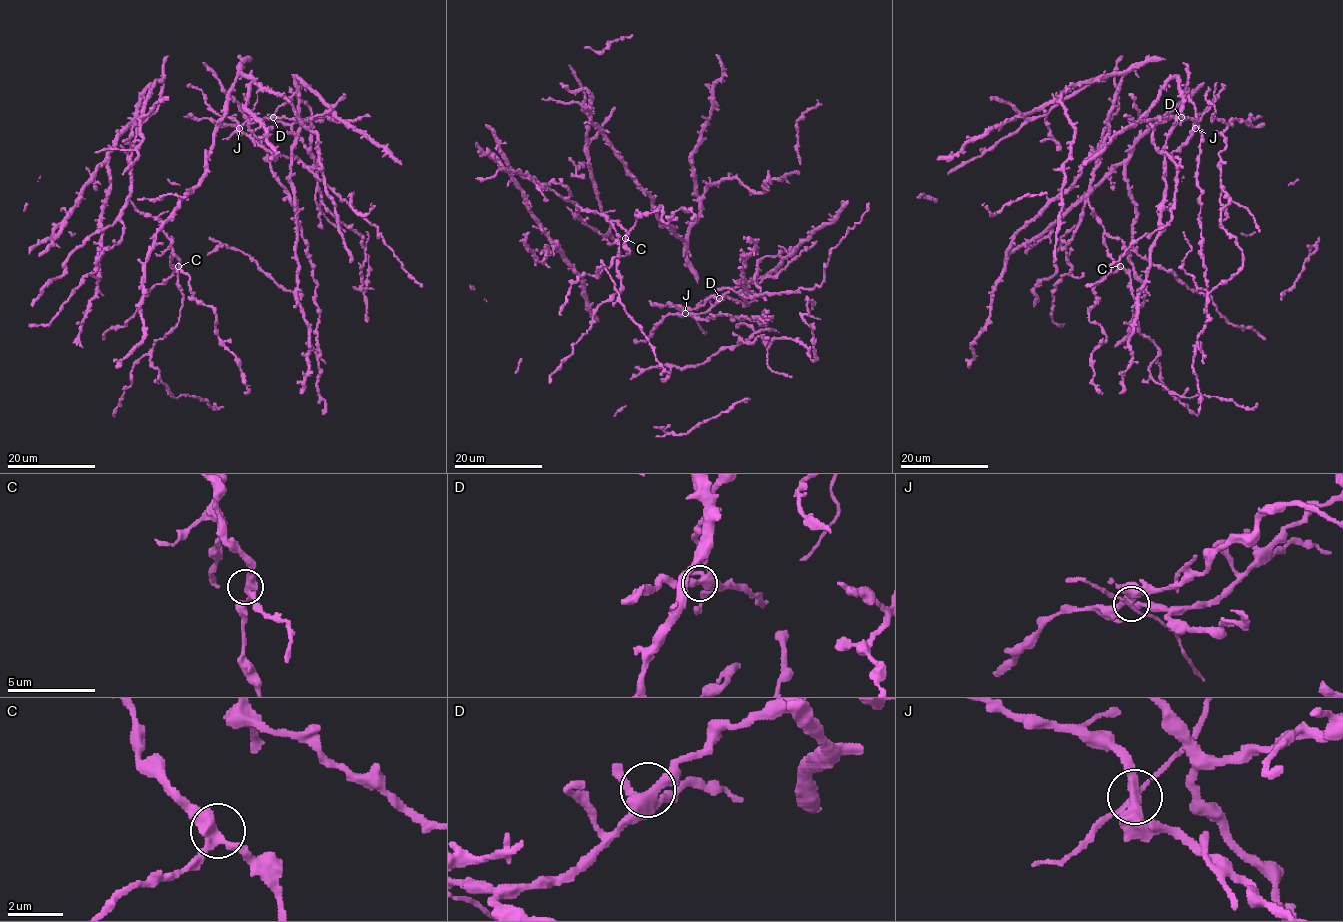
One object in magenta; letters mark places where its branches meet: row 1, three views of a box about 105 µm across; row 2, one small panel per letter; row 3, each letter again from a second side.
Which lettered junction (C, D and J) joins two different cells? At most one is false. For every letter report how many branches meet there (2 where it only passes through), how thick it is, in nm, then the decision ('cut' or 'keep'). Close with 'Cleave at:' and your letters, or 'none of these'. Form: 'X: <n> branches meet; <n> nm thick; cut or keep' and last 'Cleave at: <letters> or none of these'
C: 3 branches meet; 320 nm thick; keep
D: 4 branches meet; 420 nm thick; keep
J: 4 branches meet; 300 nm thick; cut
Cleave at: J

